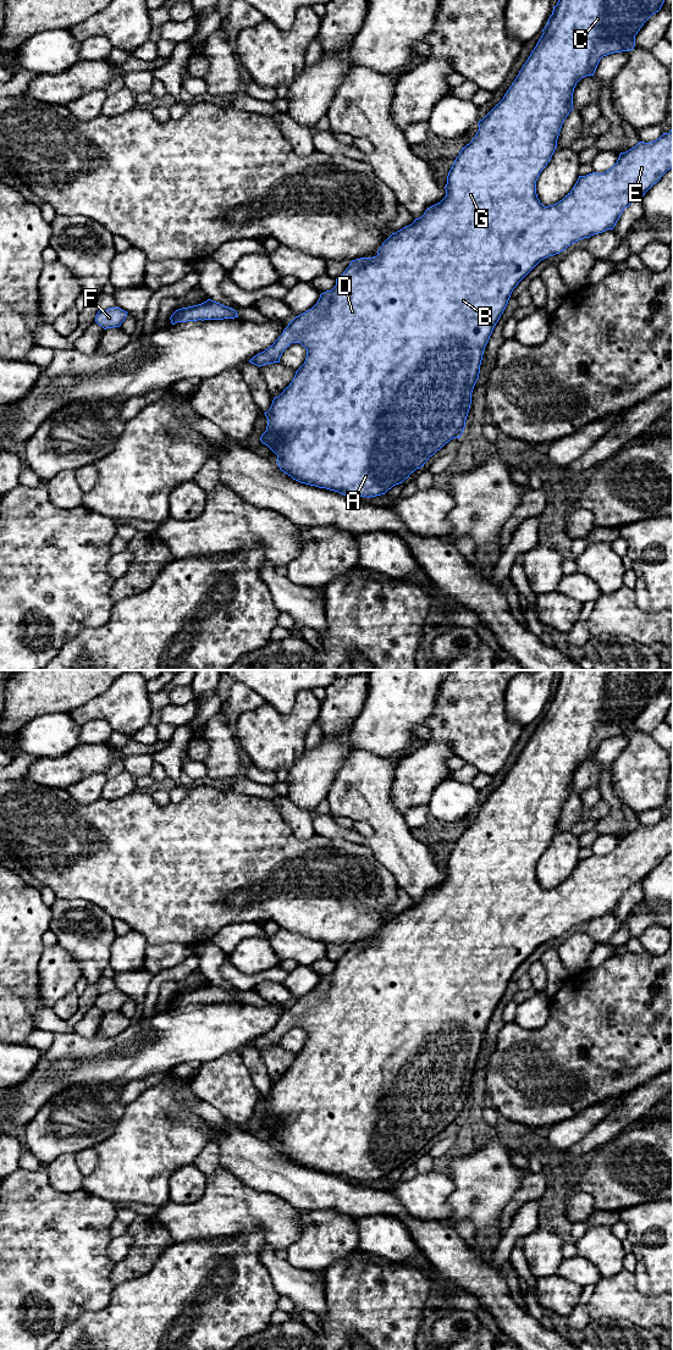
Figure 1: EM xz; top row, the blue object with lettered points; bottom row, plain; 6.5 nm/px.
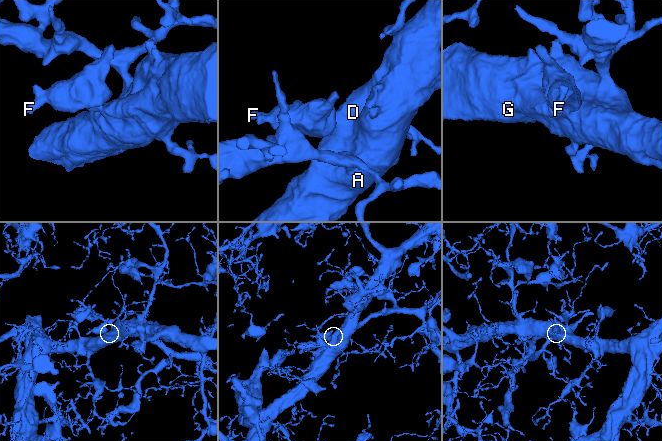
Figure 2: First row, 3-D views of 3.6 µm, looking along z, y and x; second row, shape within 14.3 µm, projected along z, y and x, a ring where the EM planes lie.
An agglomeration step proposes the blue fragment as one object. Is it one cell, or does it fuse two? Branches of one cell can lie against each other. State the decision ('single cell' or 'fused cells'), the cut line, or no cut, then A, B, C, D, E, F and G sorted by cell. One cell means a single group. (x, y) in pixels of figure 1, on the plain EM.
single cell | no cut | A B C D E F G

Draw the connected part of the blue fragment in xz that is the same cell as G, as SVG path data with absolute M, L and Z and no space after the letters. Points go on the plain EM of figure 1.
M561 670L559 684L553 690L552 698L542 713L544 717L519 758L503 782L478 806L479 814L475 820L462 831L456 841L447 859L446 880L440 886L427 891L424 898L415 902L412 908L392 917L382 926L376 940L352 944L346 955L336 962L336 969L331 974L321 976L318 986L311 992L289 1005L272 1029L249 1044L249 1046L260 1051L266 1047L280 1046L282 1036L291 1027L300 1027L307 1033L305 1045L296 1055L289 1069L278 1080L274 1081L270 1092L264 1096L267 1102L267 1110L260 1124L277 1139L276 1146L281 1155L300 1167L335 1174L354 1183L360 1180L370 1182L385 1178L393 1169L402 1167L412 1156L424 1150L429 1141L446 1127L453 1122L460 1122L471 1088L471 1077L479 1062L485 1030L508 987L513 973L541 944L559 937L580 923L613 913L624 892L634 884L641 883L668 853L673 852L673 813L671 813L669 817L663 817L653 825L639 825L628 835L620 836L617 846L606 856L579 859L573 873L553 889L542 889L536 878L536 864L557 832L557 823L562 808L574 792L573 776L577 767L586 759L594 759L603 740L634 732L635 719L644 707L661 693L671 671Z

